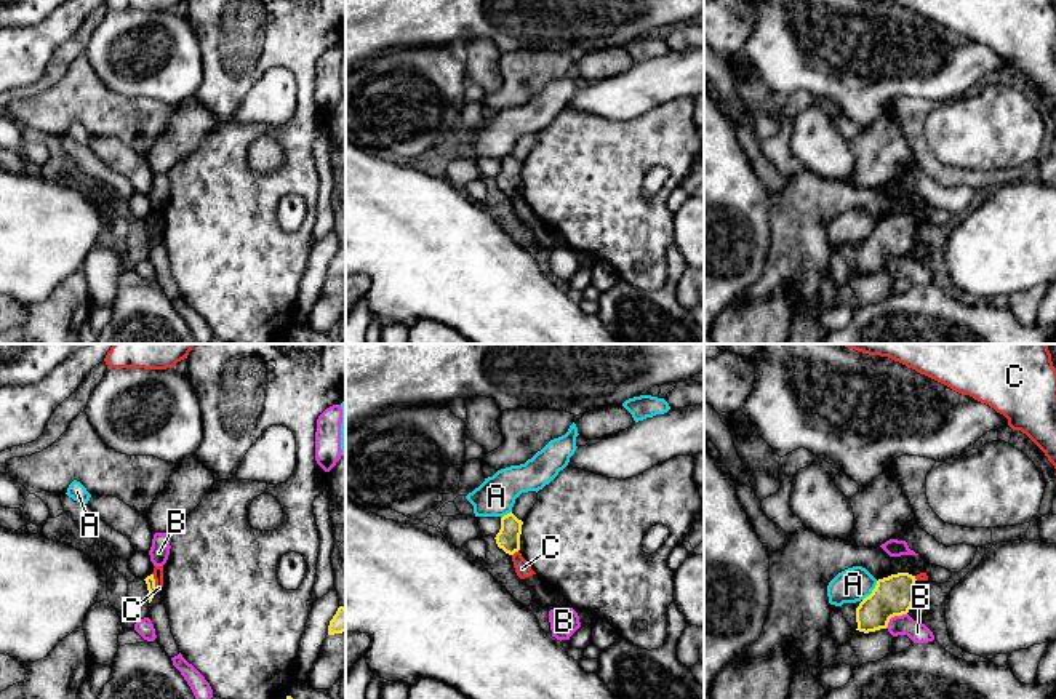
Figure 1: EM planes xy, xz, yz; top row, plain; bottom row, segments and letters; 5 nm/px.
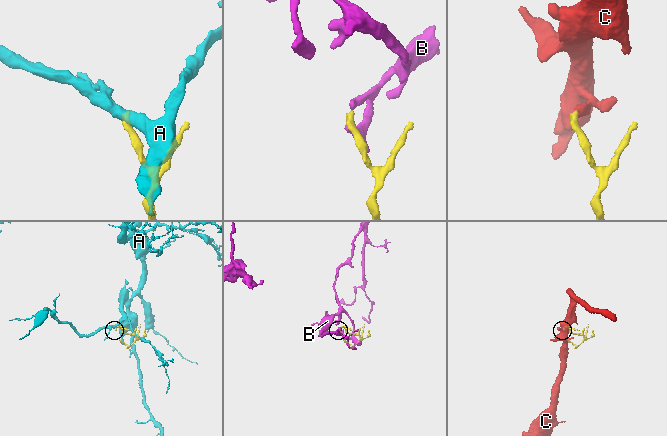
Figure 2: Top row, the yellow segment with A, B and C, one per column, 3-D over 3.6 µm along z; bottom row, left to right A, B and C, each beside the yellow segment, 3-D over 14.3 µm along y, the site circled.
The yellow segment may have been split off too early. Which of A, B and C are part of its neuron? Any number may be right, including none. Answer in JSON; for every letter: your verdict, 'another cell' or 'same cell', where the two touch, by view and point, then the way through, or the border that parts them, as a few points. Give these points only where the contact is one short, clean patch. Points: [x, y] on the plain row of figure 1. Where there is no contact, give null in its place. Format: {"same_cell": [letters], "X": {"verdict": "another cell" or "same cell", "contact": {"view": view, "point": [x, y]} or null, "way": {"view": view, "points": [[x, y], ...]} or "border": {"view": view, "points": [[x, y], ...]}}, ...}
{"same_cell": [], "A": {"verdict": "another cell", "contact": {"view": "yz", "point": [872, 232]}, "border": {"view": "yz", "points": [[877, 223], [876, 229], [863, 242]]}}, "B": {"verdict": "another cell", "contact": {"view": "yz", "point": [893, 258]}}, "C": {"verdict": "another cell", "contact": {"view": "xy", "point": [154, 224]}, "border": {"view": "xy", "points": [[152, 215], [159, 232]]}}}

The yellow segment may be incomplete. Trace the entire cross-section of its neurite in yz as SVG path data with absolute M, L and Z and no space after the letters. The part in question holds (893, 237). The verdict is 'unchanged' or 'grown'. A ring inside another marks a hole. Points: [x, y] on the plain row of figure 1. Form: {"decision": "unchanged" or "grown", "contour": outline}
{"decision": "unchanged", "contour": "M898 214L878 221L875 230L856 250L859 274L886 270L894 258L907 256L914 245L915 218Z"}

